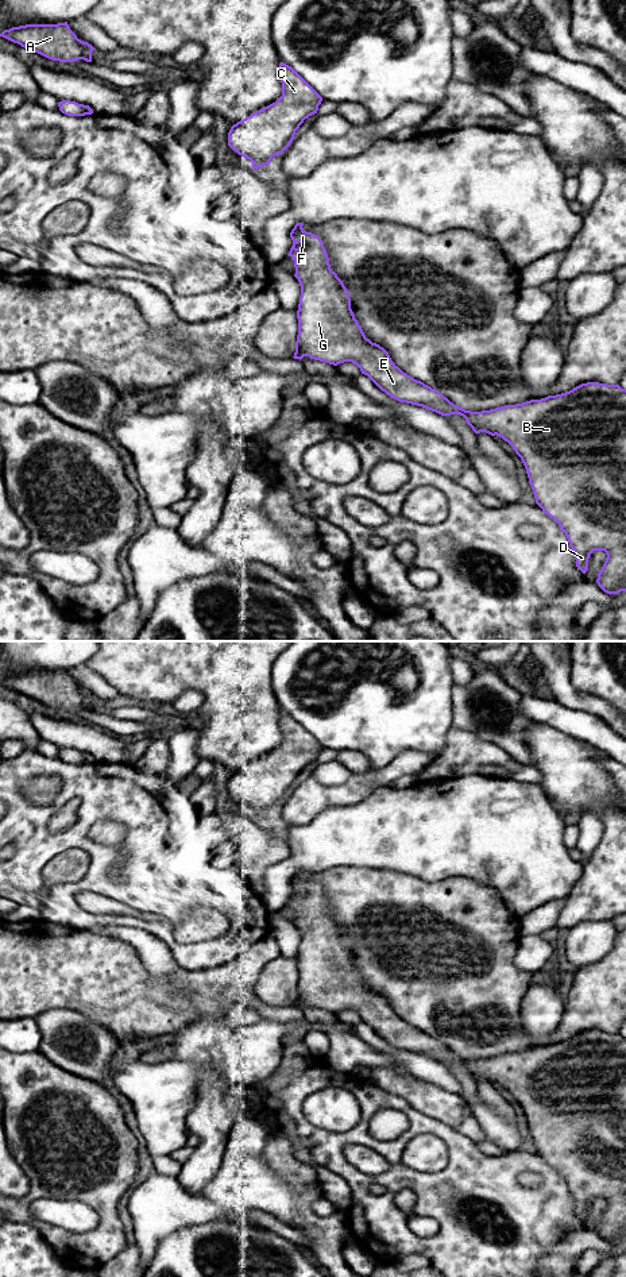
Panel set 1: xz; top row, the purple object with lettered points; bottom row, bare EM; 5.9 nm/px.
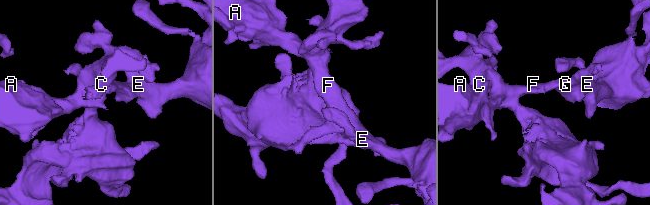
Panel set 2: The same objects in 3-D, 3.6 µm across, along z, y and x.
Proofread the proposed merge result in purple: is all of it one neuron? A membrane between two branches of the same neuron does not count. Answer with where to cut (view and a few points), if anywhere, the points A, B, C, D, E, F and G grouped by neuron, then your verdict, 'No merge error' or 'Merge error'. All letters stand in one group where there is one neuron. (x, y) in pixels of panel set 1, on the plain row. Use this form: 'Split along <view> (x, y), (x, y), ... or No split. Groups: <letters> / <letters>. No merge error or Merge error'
No split. Groups: A B C D E F G. No merge error

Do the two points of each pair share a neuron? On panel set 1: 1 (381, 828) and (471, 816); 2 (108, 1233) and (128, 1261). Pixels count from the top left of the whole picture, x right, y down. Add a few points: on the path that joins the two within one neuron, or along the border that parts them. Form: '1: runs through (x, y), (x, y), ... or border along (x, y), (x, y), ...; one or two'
1: runs through (404, 828), (448, 828); one
2: border along (127, 1243), (104, 1262); two

